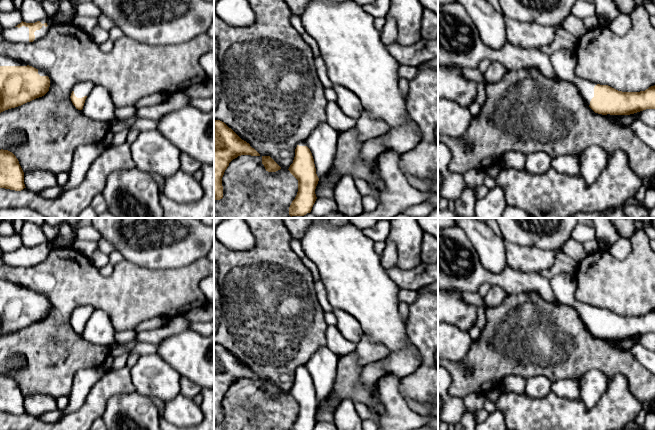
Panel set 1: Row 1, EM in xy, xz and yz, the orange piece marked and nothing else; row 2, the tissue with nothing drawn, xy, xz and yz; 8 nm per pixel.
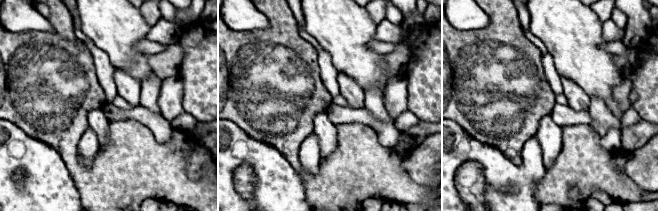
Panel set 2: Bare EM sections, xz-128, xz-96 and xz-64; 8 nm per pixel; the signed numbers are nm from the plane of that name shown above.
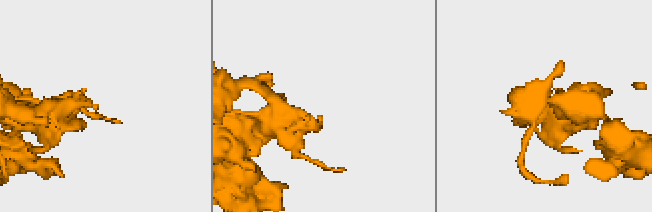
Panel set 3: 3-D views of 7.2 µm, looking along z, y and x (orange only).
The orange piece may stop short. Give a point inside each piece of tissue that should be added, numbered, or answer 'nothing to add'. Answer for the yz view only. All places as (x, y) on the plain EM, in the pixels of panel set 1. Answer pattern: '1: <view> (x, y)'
1: yz (563, 285)

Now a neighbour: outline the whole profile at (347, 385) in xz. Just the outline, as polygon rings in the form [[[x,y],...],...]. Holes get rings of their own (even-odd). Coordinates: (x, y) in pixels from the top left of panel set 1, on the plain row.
[[[355,351],[338,356],[337,373],[331,393],[319,404],[326,405],[331,400],[340,403],[344,399],[351,399],[354,404],[365,404],[374,408],[379,415],[383,414],[385,406],[380,400],[377,384],[361,384],[363,368],[364,366],[358,363]]]

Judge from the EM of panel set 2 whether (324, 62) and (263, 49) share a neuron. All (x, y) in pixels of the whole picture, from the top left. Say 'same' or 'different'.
different

